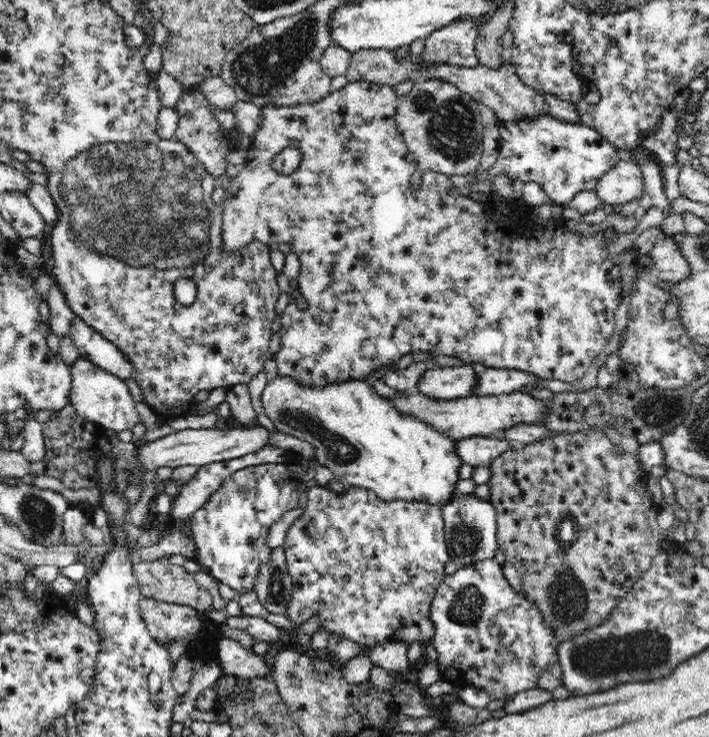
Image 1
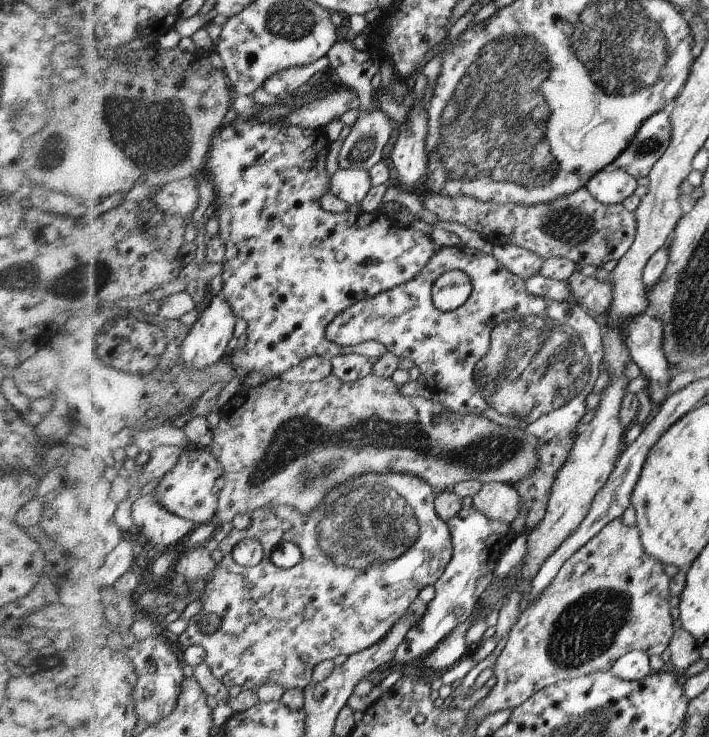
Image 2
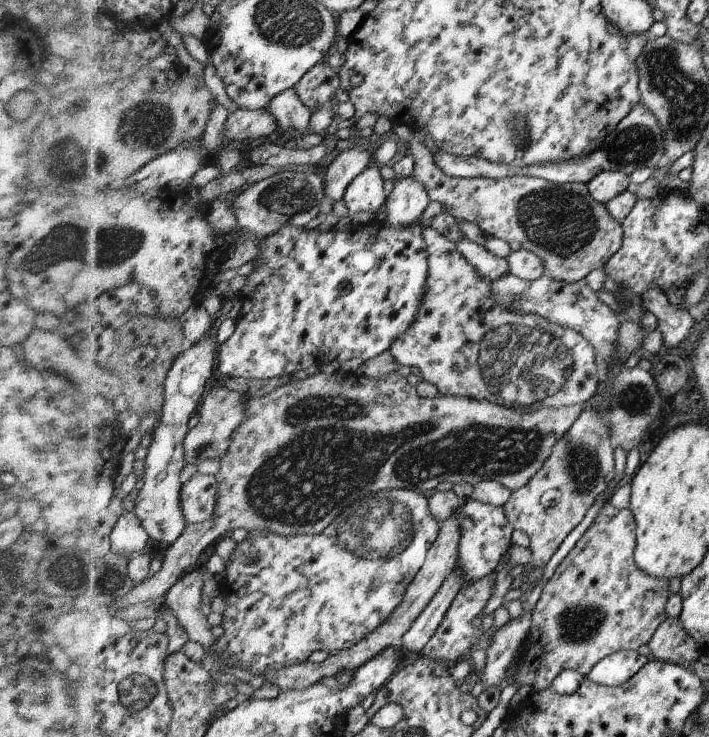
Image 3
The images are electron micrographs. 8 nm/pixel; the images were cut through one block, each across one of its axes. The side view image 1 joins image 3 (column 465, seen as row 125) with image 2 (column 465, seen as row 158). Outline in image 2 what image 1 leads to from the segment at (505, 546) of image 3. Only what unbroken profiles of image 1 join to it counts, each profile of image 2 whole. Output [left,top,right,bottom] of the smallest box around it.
[394,497,515,662]

